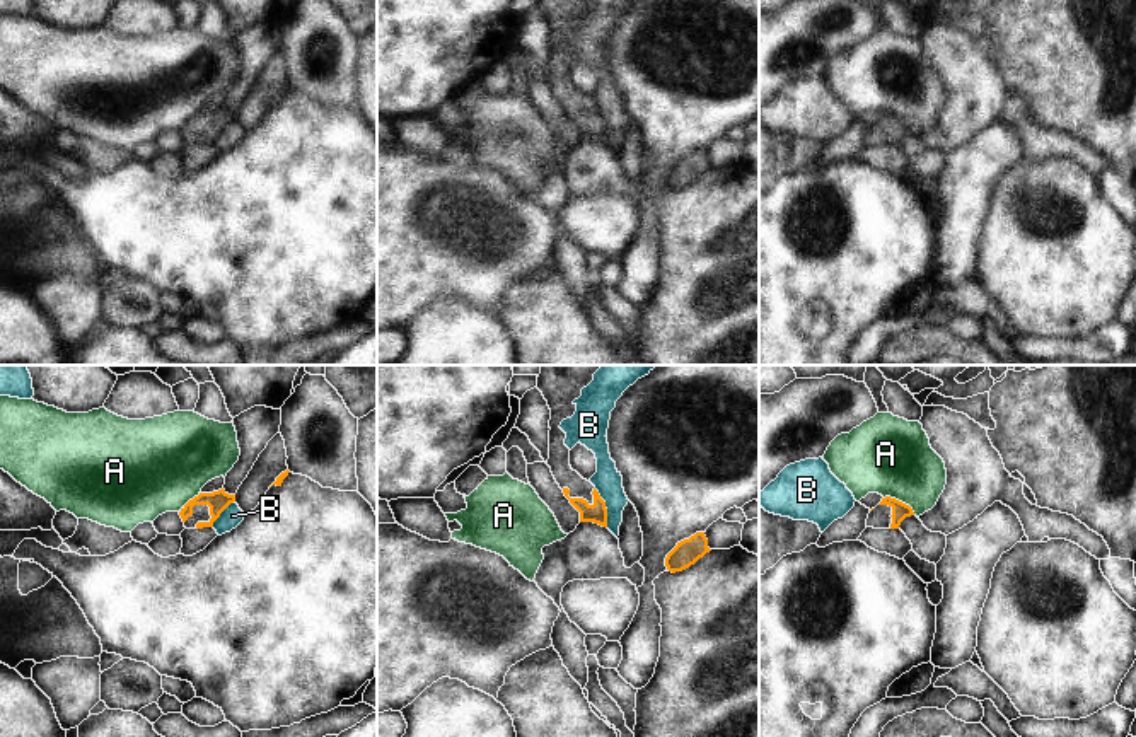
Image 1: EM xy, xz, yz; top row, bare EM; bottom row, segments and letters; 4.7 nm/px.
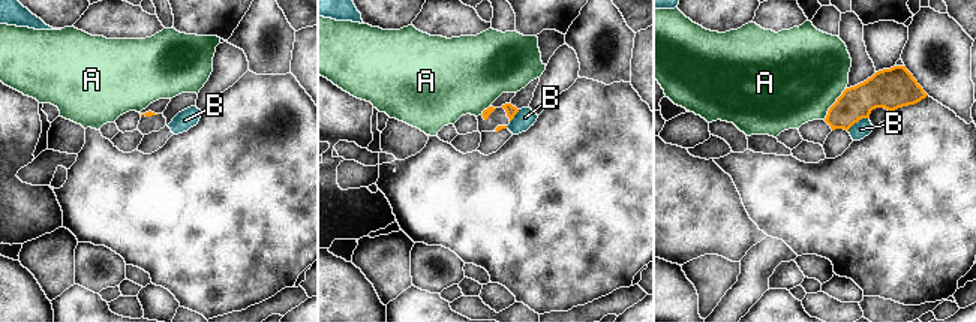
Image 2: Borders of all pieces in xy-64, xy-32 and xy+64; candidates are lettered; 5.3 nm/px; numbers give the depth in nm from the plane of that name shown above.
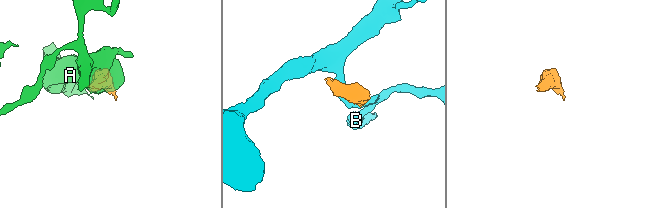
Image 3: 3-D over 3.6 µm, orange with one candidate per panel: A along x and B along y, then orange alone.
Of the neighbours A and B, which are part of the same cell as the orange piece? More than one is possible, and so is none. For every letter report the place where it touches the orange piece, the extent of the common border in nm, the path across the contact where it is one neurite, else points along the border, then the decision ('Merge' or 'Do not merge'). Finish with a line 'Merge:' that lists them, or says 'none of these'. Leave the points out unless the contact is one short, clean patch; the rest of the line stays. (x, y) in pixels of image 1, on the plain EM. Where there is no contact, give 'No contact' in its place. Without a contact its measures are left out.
A: Touches orange at yz (901, 120). Shared border 170 nm. Boundary: yz (884, 115), (904, 120), (915, 132). Do not merge
B: Touches orange at xz (604, 125). Shared border 200 nm. Boundary: xz (594, 106), (604, 120), (608, 144). Do not merge
Merge: none of these

